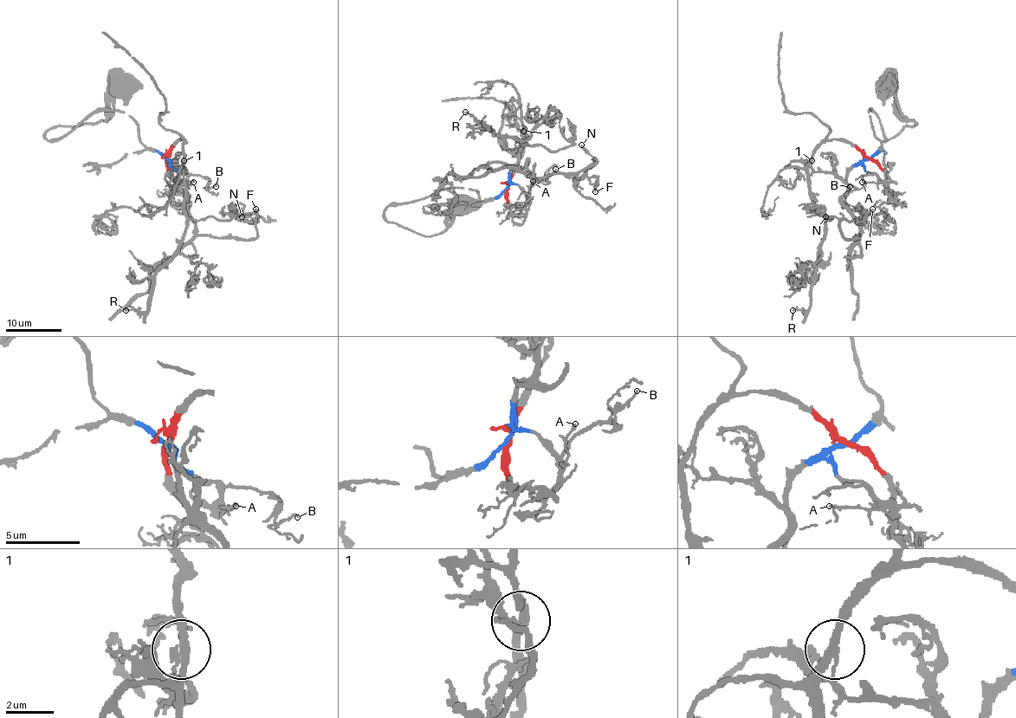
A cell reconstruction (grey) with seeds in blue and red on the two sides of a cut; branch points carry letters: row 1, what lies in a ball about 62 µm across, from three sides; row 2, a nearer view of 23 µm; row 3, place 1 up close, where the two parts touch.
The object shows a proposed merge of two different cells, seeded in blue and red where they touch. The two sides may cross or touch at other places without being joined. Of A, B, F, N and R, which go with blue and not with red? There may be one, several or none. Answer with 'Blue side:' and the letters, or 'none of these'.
Blue side: A, B, F, N

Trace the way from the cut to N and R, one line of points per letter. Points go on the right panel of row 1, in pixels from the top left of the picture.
N: (869, 158), (849, 171), (848, 192), (842, 199), (859, 234), (846, 240), (839, 220), (825, 216)
R: (869, 158), (832, 139), (816, 149), (807, 168), (809, 195), (825, 223), (825, 236), (810, 307), (793, 311)

